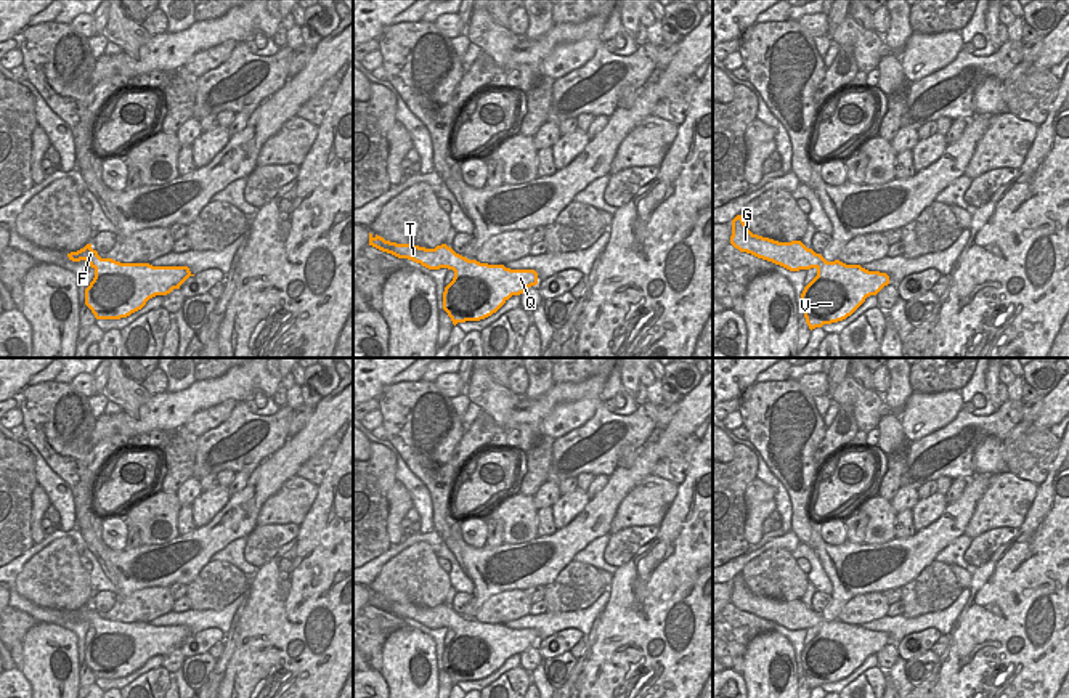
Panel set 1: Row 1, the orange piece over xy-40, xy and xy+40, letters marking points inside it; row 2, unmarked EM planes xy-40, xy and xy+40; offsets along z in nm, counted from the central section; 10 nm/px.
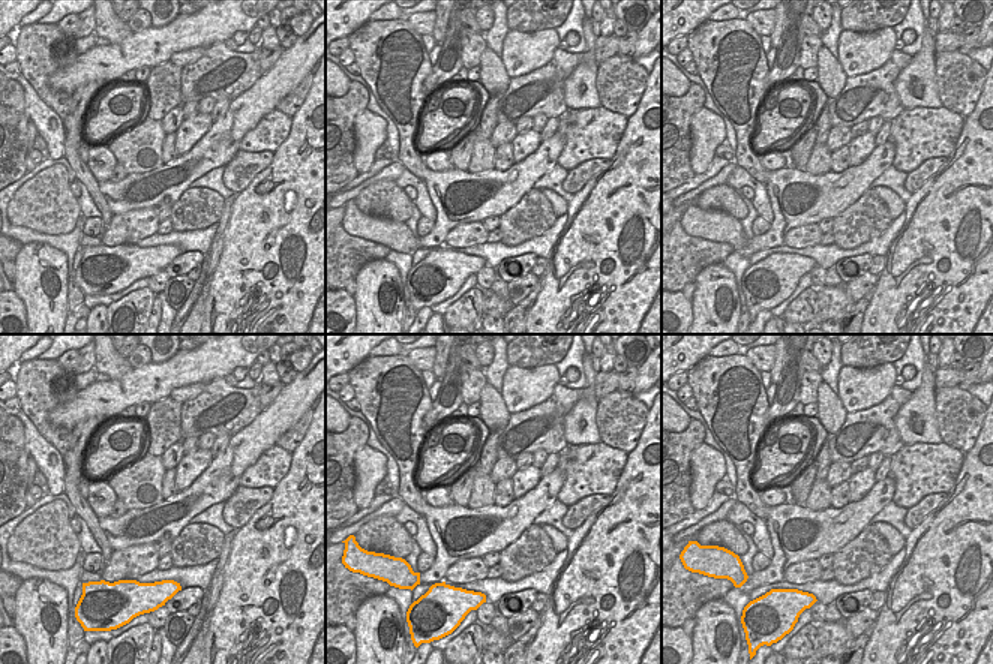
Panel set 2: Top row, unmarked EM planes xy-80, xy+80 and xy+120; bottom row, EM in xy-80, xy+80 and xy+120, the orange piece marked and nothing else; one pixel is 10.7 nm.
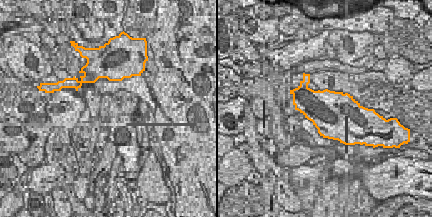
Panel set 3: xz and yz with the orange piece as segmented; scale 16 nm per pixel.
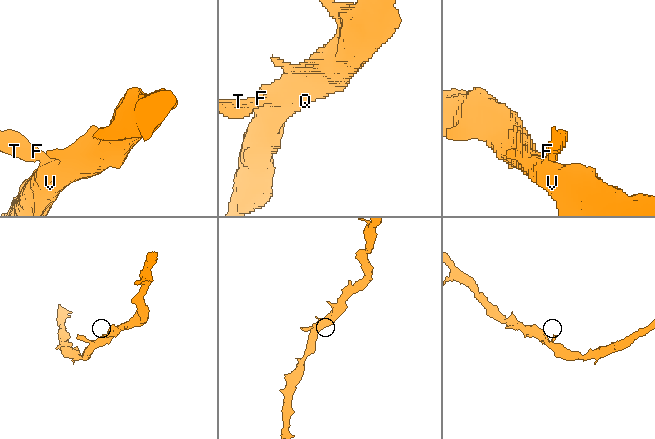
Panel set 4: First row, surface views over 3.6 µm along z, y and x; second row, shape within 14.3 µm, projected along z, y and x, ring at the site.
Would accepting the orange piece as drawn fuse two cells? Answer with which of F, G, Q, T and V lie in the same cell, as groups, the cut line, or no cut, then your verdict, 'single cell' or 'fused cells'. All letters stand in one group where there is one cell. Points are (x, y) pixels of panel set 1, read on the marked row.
F G Q T V | no cut | single cell

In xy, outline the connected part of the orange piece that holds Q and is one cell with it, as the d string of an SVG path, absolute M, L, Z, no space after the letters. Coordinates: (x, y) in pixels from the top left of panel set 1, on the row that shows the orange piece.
M369 233L369 246L398 258L421 263L429 270L453 270L454 278L443 292L443 310L454 326L457 323L485 319L496 313L512 295L520 295L538 284L534 270L510 270L504 265L469 260L446 244L425 249L390 242Z

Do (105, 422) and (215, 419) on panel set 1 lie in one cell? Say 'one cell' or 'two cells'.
two cells

